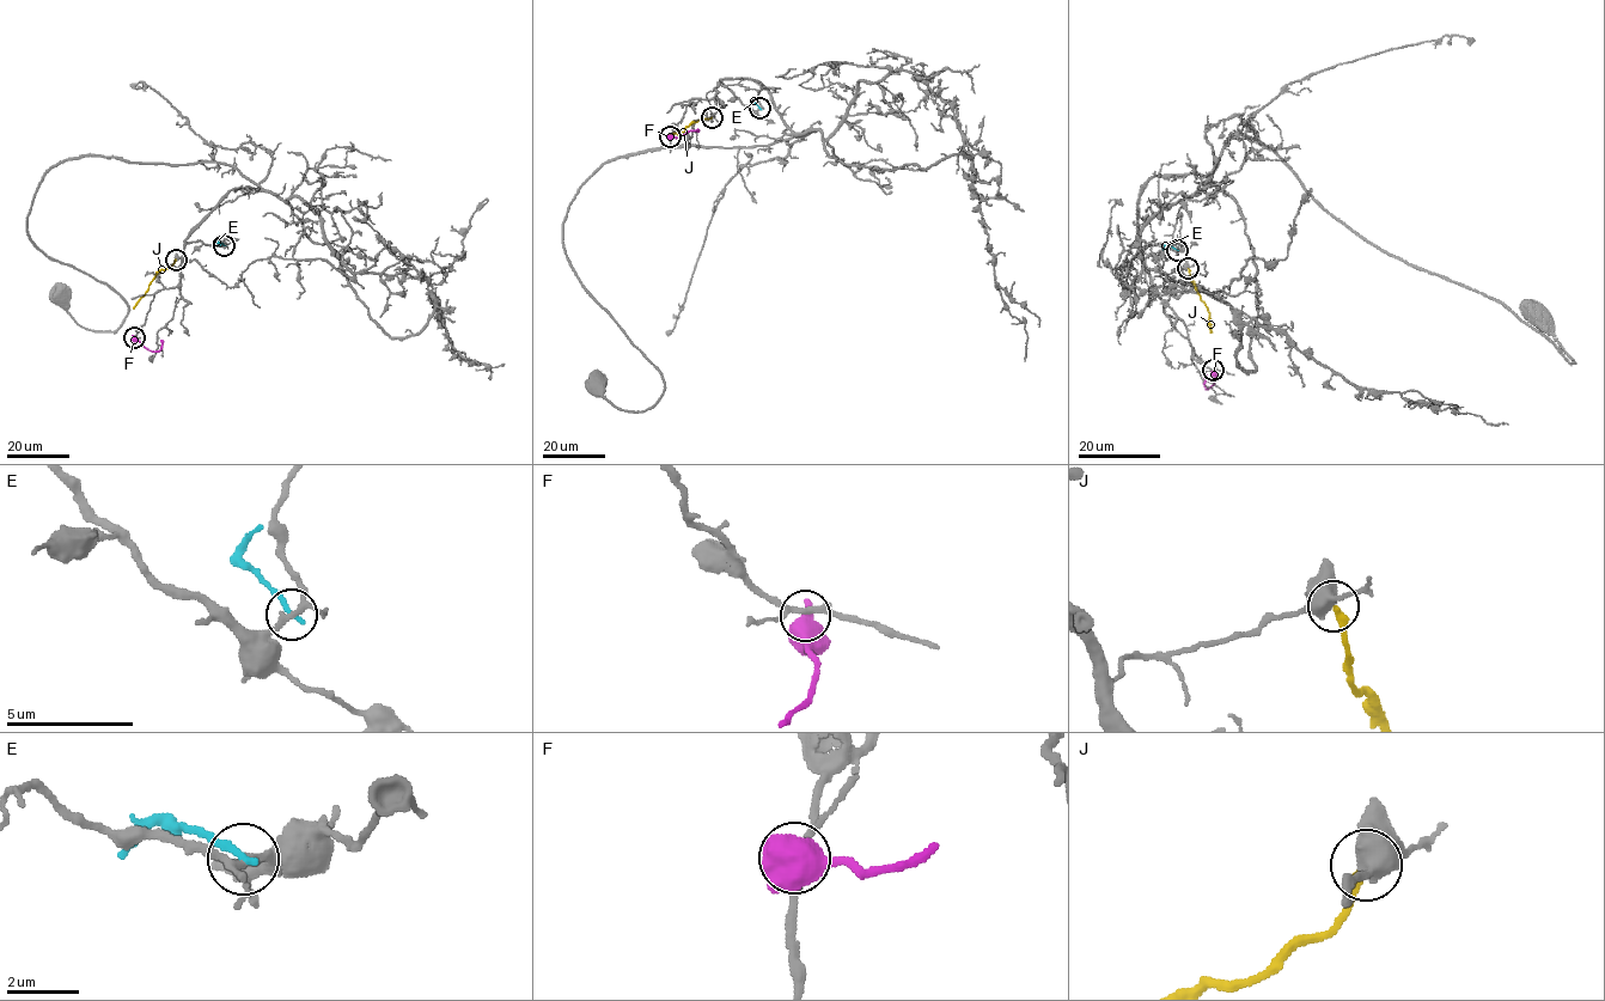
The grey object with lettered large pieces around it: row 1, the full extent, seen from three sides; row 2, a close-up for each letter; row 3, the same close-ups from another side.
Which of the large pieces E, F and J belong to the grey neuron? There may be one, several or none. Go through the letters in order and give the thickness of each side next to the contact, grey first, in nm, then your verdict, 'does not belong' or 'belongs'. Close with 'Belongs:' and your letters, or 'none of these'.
E: calibres 190 and 240 nm; does not belong
F: calibres 190 and 800 nm; does not belong
J: calibres 400 and 280 nm; does not belong
Belongs: none of these

